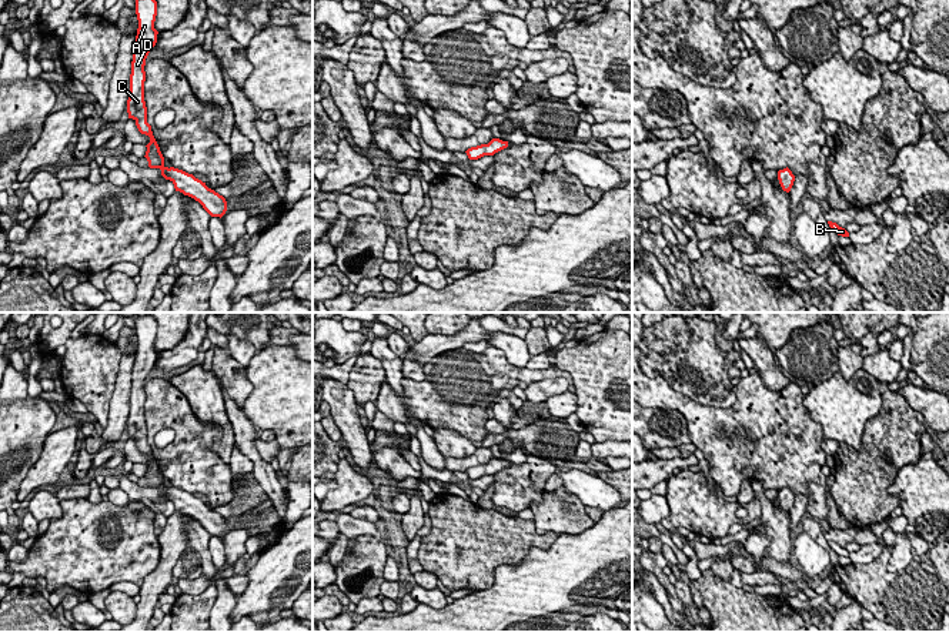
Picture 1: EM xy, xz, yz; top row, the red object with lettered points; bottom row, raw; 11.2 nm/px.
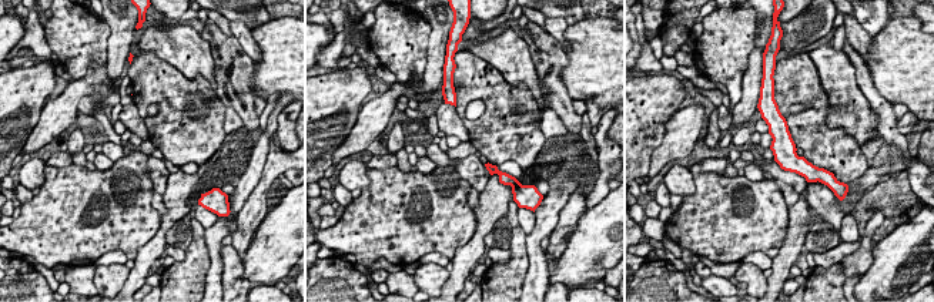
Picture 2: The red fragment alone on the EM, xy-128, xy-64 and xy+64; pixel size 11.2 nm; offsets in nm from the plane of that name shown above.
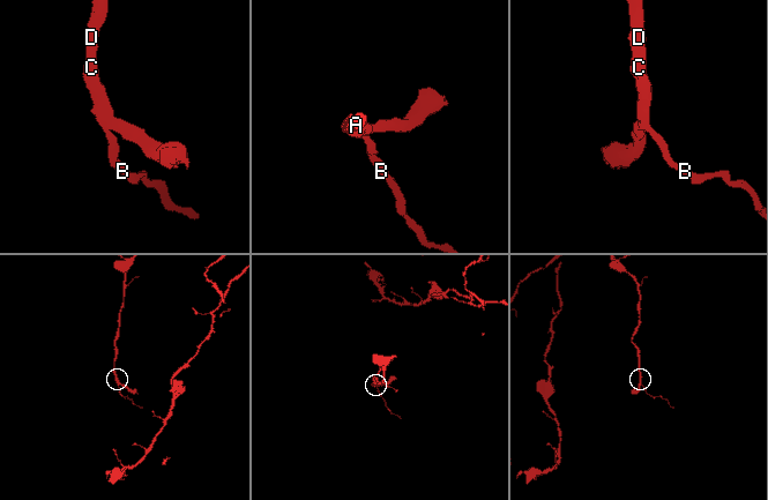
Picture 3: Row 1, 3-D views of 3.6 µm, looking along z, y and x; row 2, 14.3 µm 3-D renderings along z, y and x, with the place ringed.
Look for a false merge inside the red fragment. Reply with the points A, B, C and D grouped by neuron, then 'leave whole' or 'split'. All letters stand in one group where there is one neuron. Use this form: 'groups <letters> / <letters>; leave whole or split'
groups A B C D; leave whole

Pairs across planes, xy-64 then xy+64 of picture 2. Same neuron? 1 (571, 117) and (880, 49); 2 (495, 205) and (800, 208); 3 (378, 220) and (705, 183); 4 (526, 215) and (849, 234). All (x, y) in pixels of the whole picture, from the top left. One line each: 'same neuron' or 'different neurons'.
1: different neurons
2: same neuron
3: same neuron
4: same neuron

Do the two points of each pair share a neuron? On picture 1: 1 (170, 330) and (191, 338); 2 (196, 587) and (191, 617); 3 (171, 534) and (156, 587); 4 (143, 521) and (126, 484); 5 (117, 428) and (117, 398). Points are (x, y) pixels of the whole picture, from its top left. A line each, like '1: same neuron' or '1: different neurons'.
1: different neurons
2: different neurons
3: same neuron
4: different neurons
5: same neuron

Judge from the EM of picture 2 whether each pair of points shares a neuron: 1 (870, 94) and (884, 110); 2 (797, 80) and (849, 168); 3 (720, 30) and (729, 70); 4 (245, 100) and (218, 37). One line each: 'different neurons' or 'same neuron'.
1: same neuron
2: same neuron
3: same neuron
4: same neuron

